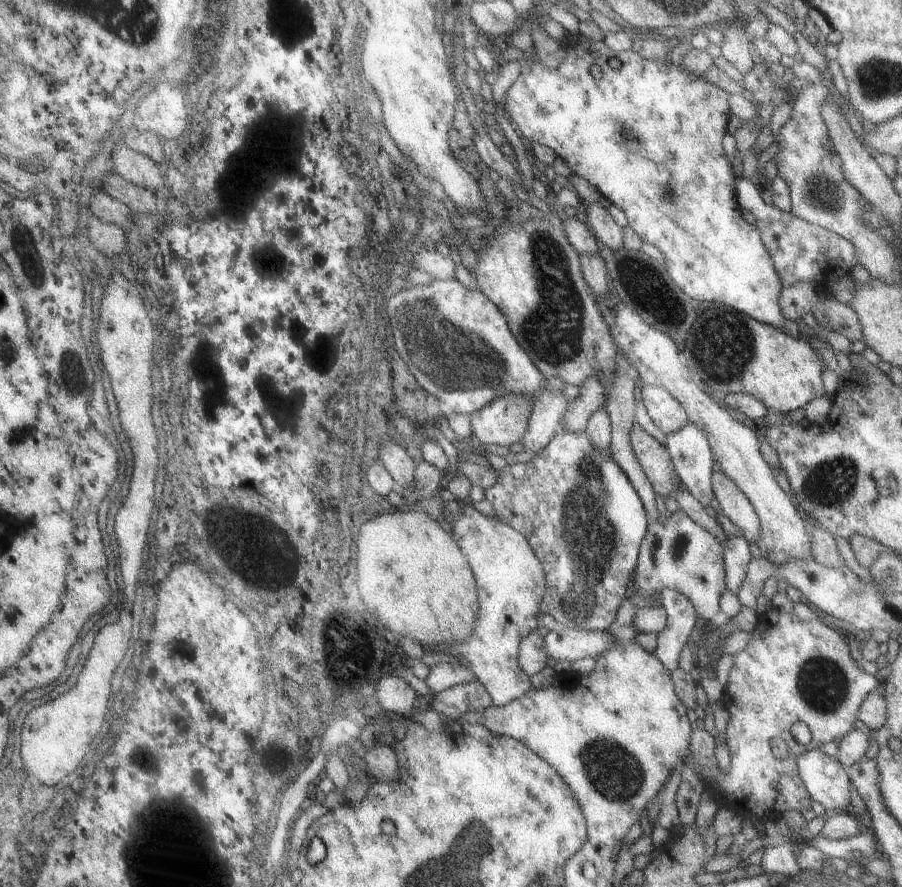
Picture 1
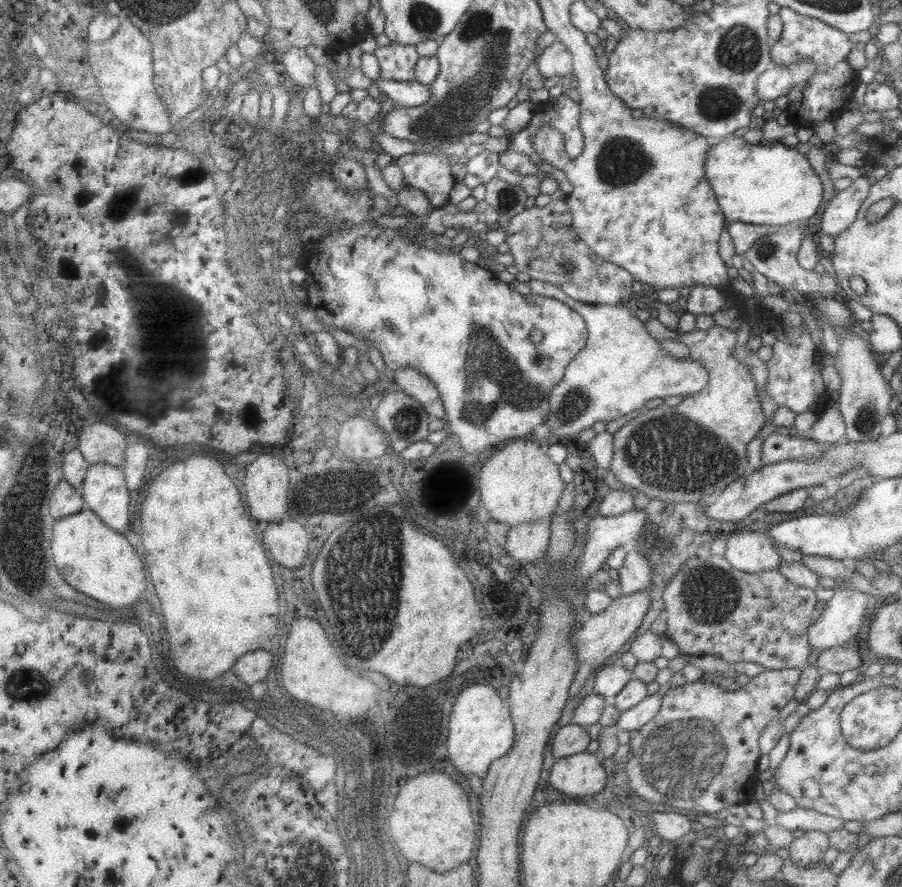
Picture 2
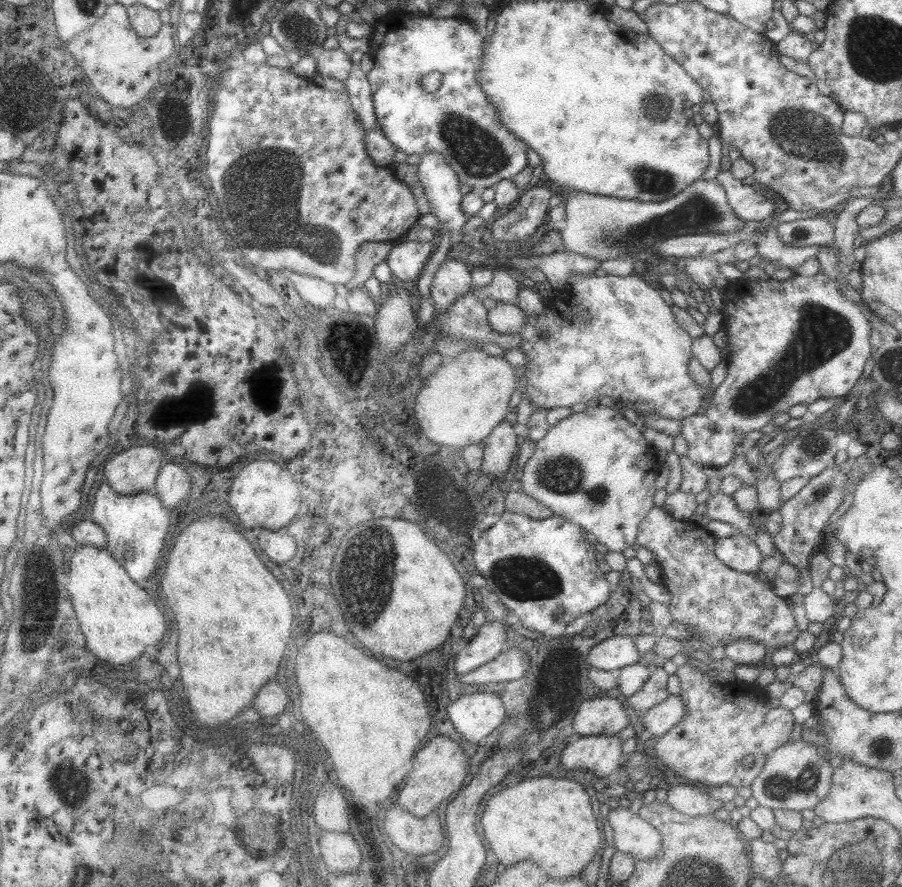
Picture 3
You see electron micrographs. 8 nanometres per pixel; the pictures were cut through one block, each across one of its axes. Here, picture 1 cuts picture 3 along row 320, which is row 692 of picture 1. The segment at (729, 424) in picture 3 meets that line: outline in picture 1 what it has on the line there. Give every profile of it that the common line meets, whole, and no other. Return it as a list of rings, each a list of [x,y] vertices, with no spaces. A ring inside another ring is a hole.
[[[772,612],[760,616],[752,631],[752,639],[748,646],[733,654],[734,667],[731,669],[728,684],[725,686],[724,705],[729,712],[725,740],[731,754],[730,768],[724,774],[716,762],[714,749],[717,744],[712,734],[704,728],[694,726],[689,742],[689,753],[685,763],[692,763],[694,758],[701,764],[703,782],[710,782],[712,788],[724,792],[730,806],[736,806],[742,818],[757,821],[766,817],[774,819],[783,816],[786,810],[796,810],[804,814],[811,808],[812,802],[807,788],[797,771],[796,759],[806,751],[818,749],[822,744],[838,741],[847,732],[854,729],[857,710],[863,705],[864,699],[880,684],[880,675],[872,675],[864,671],[852,655],[850,647],[836,629],[822,623],[821,618],[815,621],[799,619],[793,612],[780,613],[780,620],[772,618]],[[796,722],[804,722],[810,729],[811,740],[801,745],[792,735],[792,726]],[[782,738],[788,743],[790,754],[784,759],[772,755],[770,741]]]

